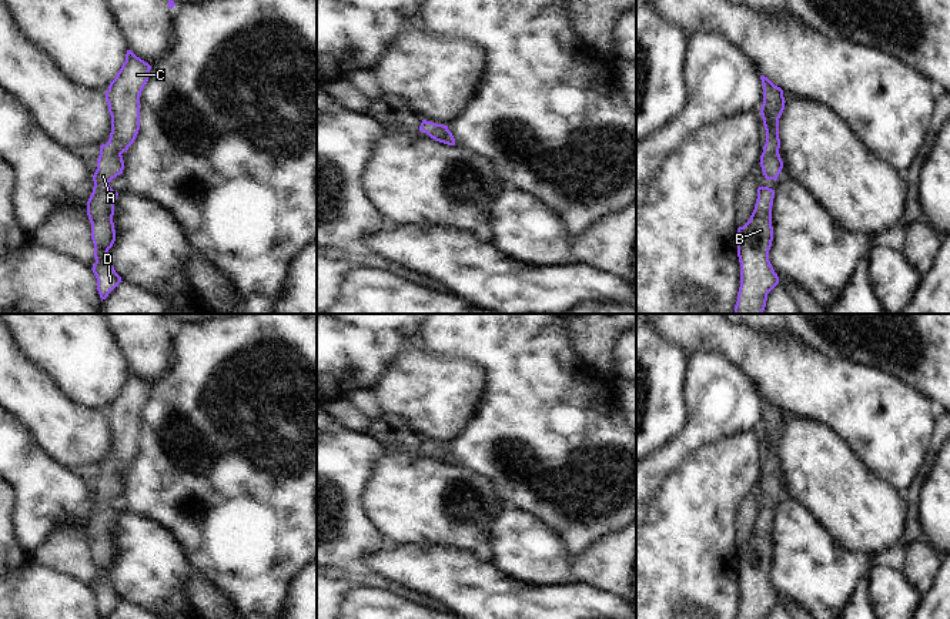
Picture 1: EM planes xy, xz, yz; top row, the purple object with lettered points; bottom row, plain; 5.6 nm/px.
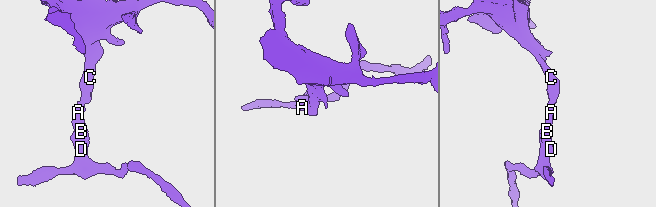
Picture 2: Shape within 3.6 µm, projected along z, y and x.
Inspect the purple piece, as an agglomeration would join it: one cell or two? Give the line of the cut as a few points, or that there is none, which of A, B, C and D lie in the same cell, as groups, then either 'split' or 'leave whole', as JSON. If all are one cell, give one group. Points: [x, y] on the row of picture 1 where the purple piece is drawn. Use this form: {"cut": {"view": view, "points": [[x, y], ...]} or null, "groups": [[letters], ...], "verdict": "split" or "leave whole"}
{"cut": null, "groups": [["A", "B", "C", "D"]], "verdict": "leave whole"}

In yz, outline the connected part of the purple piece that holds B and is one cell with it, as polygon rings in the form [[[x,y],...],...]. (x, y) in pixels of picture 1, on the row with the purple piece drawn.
[[[759,187],[749,221],[737,228],[740,287],[735,314],[763,314],[767,294],[779,284],[779,277],[769,261],[773,241],[773,198],[775,190]]]

